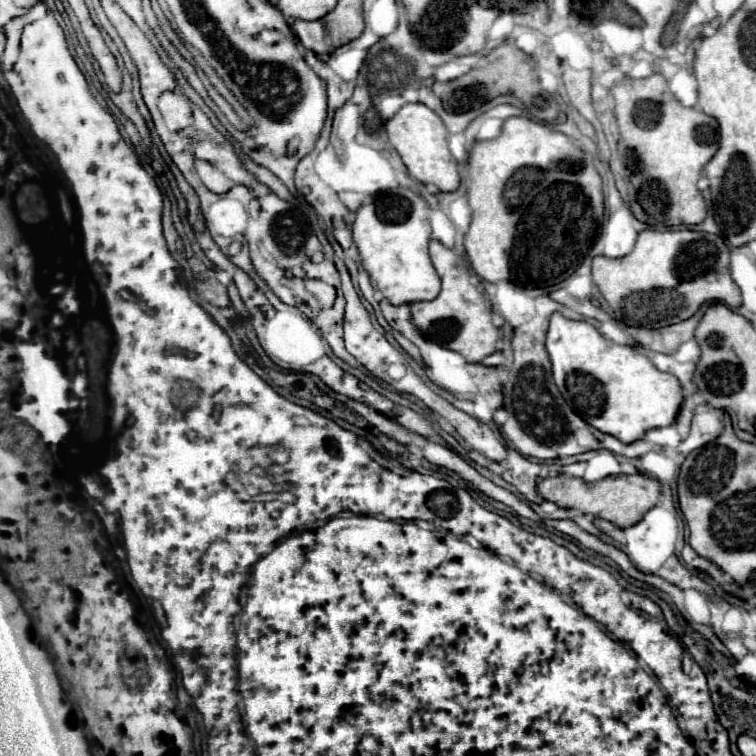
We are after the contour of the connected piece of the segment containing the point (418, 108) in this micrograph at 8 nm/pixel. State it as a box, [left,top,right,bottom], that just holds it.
[385,103,459,191]

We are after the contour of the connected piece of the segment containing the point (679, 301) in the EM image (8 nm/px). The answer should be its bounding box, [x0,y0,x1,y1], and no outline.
[593,229,741,327]

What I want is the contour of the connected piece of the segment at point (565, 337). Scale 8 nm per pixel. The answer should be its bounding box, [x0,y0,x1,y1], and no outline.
[547,313,683,443]

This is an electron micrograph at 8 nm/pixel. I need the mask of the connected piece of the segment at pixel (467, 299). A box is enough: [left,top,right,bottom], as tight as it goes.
[409,241,499,363]

